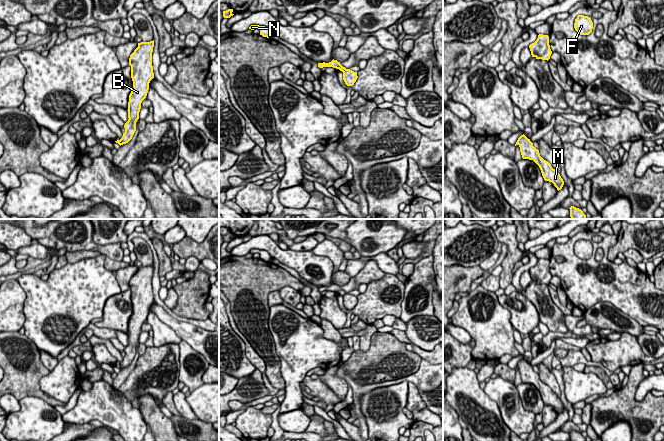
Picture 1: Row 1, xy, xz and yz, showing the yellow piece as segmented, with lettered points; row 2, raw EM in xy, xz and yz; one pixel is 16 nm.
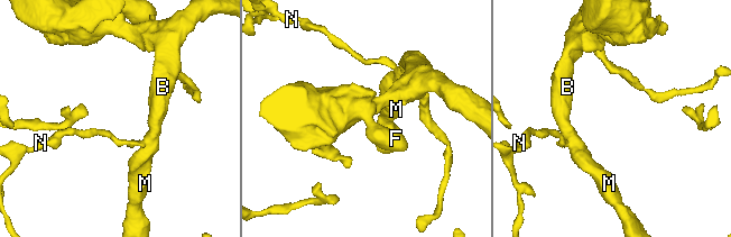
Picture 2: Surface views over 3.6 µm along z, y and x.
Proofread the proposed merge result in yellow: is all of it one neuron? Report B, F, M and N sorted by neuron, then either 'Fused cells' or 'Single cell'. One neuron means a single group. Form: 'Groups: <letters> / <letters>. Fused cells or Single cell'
Groups: B F M / N. Fused cells

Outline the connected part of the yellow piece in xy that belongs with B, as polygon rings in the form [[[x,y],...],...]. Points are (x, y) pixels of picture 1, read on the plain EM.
[[[154,264],[138,267],[138,271],[129,282],[133,313],[129,319],[127,334],[129,343],[124,349],[125,356],[120,363],[121,369],[128,367],[136,355],[141,327],[147,320],[150,305],[154,302],[152,290],[153,271]]]

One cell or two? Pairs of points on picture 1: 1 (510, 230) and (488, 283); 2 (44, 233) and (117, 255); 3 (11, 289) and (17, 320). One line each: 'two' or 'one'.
1: two
2: one
3: one

